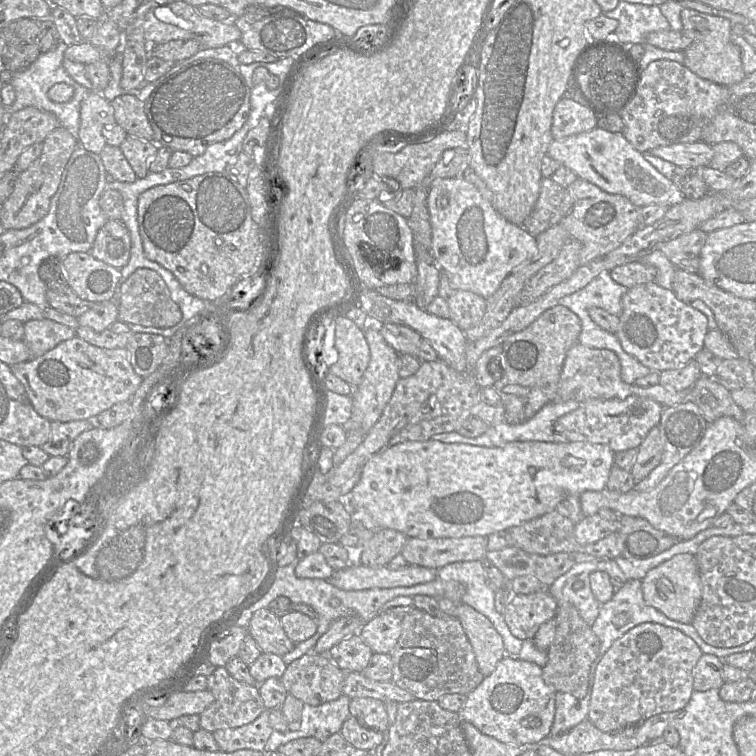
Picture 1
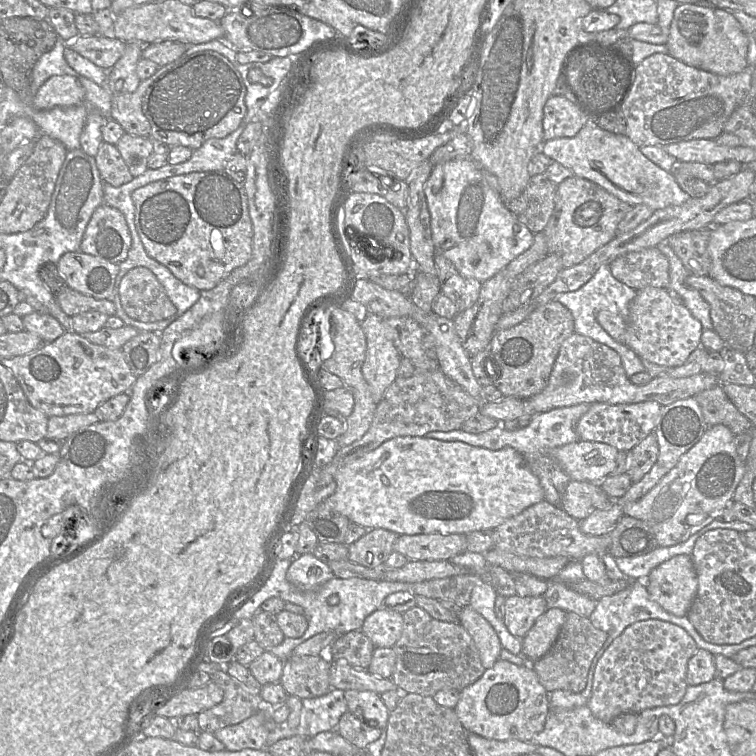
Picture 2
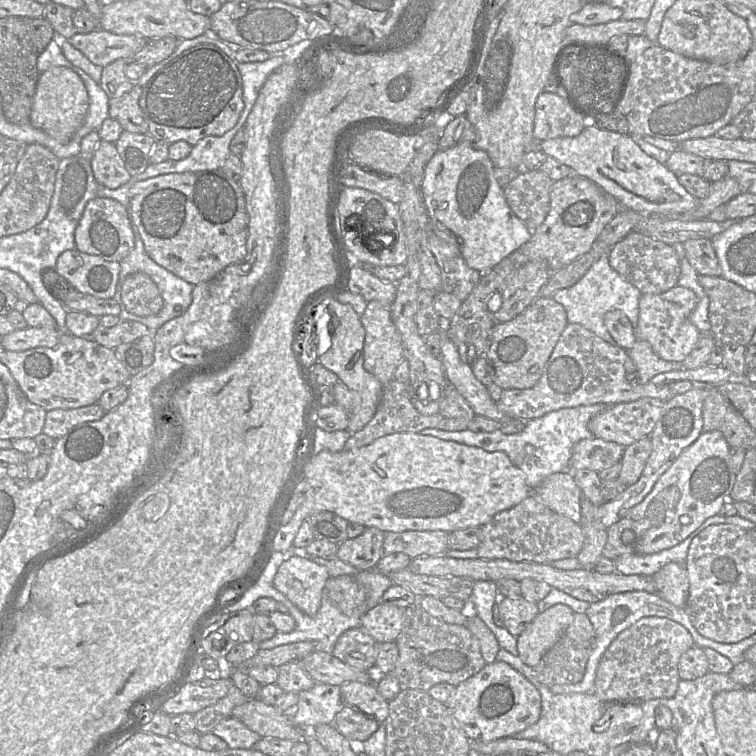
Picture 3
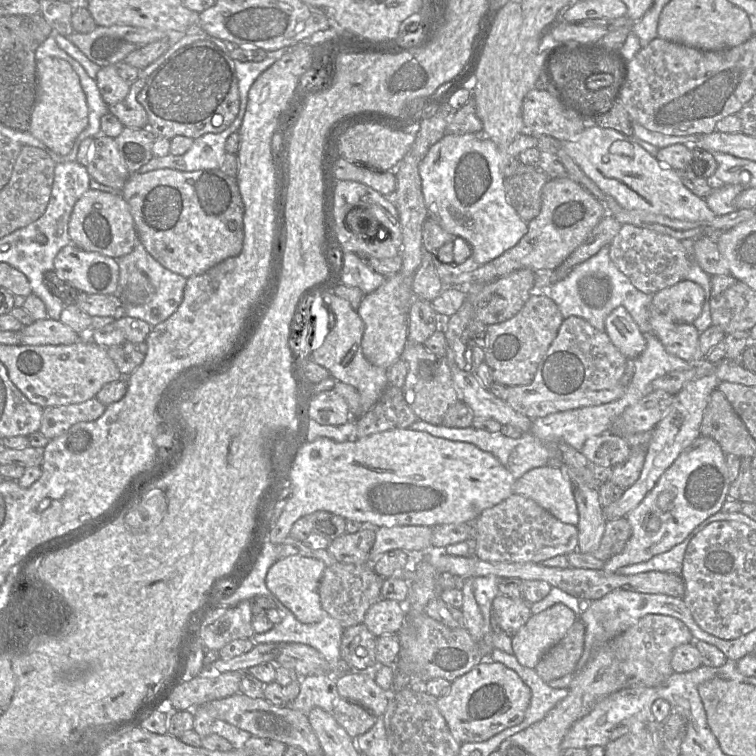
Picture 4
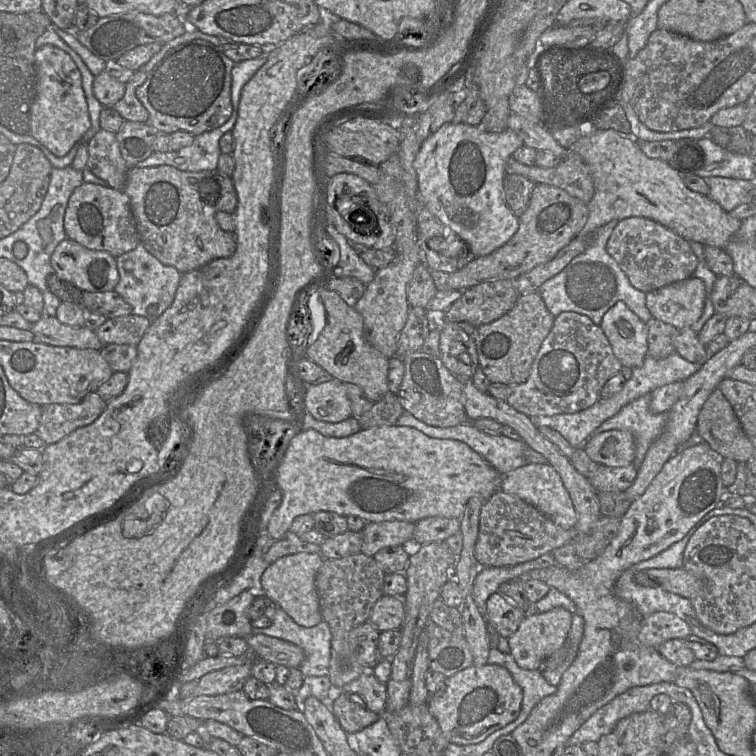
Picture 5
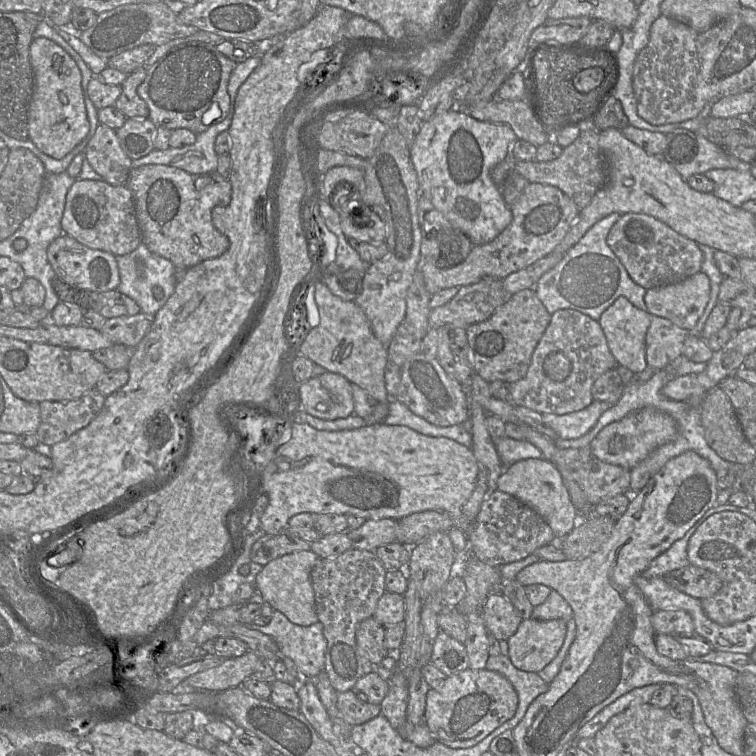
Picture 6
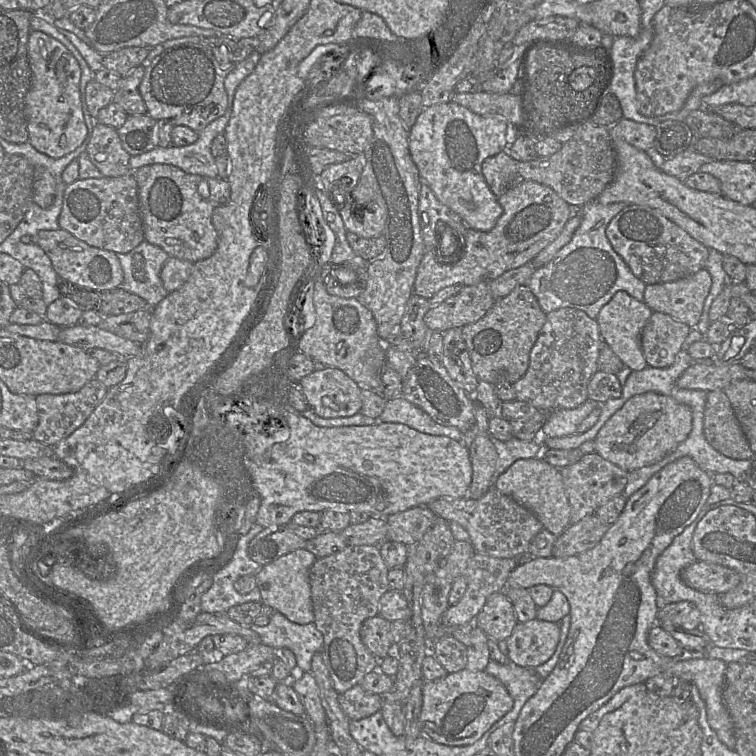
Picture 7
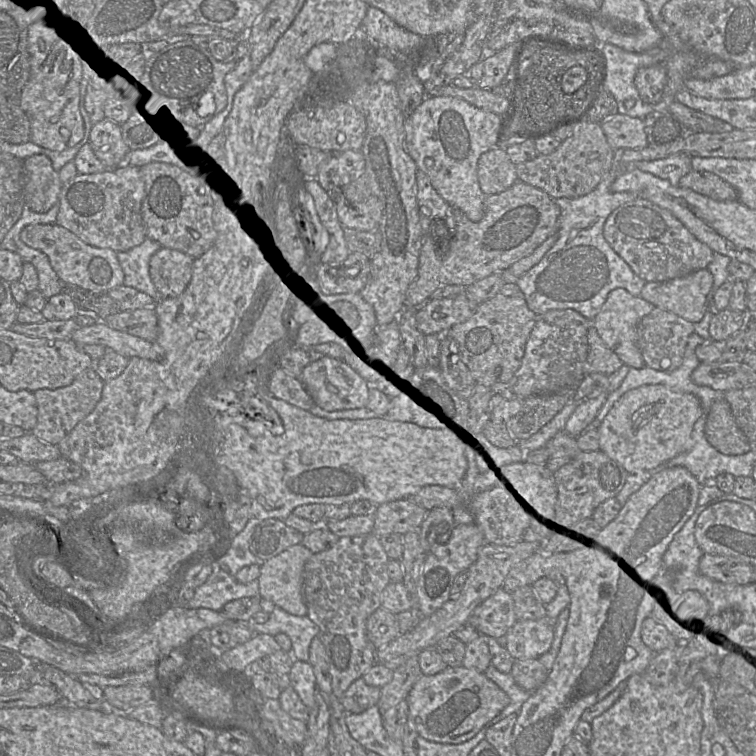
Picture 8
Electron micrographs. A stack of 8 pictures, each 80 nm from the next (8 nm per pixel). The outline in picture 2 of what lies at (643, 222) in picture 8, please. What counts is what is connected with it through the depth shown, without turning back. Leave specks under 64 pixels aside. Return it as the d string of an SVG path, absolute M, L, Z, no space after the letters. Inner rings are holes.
M658 247L630 252L609 266L615 279L637 291L648 286L668 289L669 261Z

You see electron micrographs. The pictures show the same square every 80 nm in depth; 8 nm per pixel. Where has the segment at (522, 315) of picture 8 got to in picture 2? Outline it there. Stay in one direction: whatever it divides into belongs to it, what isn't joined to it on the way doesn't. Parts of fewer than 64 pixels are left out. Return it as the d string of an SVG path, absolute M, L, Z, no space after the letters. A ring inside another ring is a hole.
M556 300L539 306L518 325L496 330L489 351L490 358L500 368L500 376L493 379L493 385L503 397L526 399L540 393L549 381L562 343L574 332L570 310Z

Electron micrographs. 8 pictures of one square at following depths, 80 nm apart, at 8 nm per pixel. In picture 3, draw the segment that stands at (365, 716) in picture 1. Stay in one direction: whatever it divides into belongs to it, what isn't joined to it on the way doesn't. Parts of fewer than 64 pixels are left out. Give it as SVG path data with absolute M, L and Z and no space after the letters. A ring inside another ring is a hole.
M374 680L372 683L344 682L340 685L340 693L344 704L355 707L384 724L388 716L389 701L378 693Z

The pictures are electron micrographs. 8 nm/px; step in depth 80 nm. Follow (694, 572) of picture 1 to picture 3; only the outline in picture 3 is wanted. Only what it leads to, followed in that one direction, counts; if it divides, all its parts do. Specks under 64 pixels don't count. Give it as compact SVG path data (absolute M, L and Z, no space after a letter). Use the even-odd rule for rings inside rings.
M670 562L655 573L653 579L657 594L677 607L686 608L690 584L685 565Z

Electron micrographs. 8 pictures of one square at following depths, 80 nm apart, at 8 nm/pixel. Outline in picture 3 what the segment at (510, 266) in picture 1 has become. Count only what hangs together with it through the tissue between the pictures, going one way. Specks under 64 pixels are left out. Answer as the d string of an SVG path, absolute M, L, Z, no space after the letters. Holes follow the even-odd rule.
M459 144L438 150L425 168L422 196L431 221L432 231L443 240L458 245L466 264L485 273L509 257L532 236L527 226L510 209L502 188L494 176L495 166L488 154L471 144Z

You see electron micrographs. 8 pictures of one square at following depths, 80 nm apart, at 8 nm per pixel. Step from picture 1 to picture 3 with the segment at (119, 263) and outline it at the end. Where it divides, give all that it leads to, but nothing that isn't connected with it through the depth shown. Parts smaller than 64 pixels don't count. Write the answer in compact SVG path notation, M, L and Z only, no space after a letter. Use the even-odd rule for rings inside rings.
M97 196L86 204L74 238L77 250L104 260L120 262L134 248L132 220L127 208L114 199Z

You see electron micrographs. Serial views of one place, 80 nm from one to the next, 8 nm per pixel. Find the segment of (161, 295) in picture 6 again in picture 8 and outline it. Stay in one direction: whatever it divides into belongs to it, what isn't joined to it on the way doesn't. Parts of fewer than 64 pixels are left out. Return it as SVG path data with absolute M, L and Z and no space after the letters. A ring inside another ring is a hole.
M145 240L127 251L116 252L120 267L124 273L123 285L133 287L159 299L157 290L150 278L149 261L152 255L162 246L155 240Z

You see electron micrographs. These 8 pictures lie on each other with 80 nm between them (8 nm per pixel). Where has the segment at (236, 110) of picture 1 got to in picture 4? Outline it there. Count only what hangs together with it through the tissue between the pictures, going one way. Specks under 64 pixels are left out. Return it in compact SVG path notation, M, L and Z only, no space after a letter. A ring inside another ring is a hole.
M209 40L195 41L174 52L146 79L137 101L145 109L147 127L156 137L196 139L207 133L220 133L239 112L235 60Z

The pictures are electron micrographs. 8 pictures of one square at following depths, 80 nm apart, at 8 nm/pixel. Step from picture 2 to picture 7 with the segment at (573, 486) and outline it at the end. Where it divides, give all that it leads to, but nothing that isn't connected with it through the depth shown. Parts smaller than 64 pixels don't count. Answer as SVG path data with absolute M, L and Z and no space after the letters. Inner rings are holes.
M541 458L515 461L495 481L494 487L529 509L555 536L562 534L570 525L570 504L562 481L560 469Z

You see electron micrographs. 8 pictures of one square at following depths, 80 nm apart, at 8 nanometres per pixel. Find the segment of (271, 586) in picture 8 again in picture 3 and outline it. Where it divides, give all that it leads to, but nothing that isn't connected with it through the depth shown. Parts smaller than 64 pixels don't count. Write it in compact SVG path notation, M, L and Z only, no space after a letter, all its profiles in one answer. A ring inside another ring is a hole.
M293 555L279 566L273 586L301 612L311 617L320 608L323 589L329 578L326 567Z

